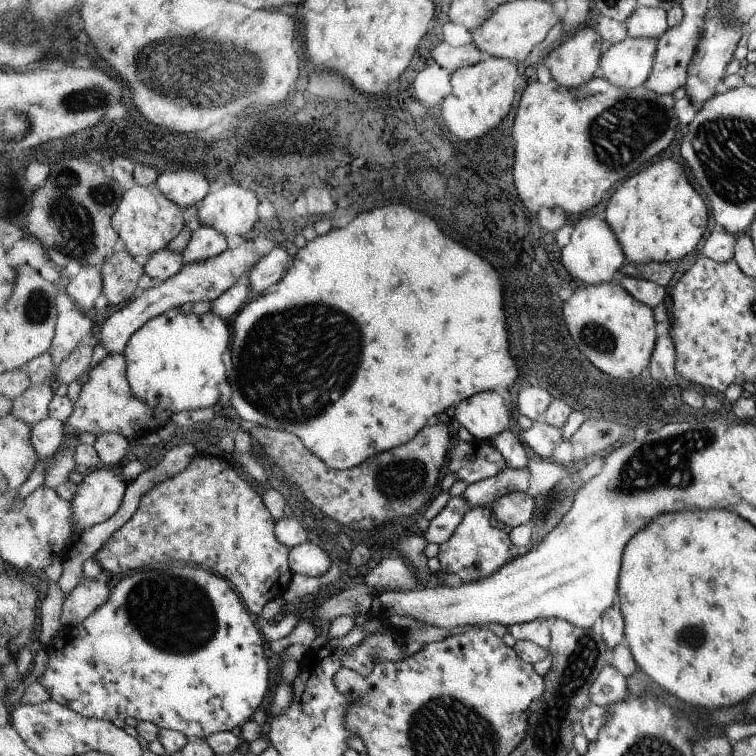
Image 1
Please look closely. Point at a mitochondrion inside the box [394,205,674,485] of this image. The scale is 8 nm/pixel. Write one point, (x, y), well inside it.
(596, 337)

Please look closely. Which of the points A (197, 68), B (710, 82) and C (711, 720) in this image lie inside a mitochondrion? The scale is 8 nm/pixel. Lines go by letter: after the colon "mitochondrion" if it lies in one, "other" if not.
A: mitochondrion
B: other
C: other

